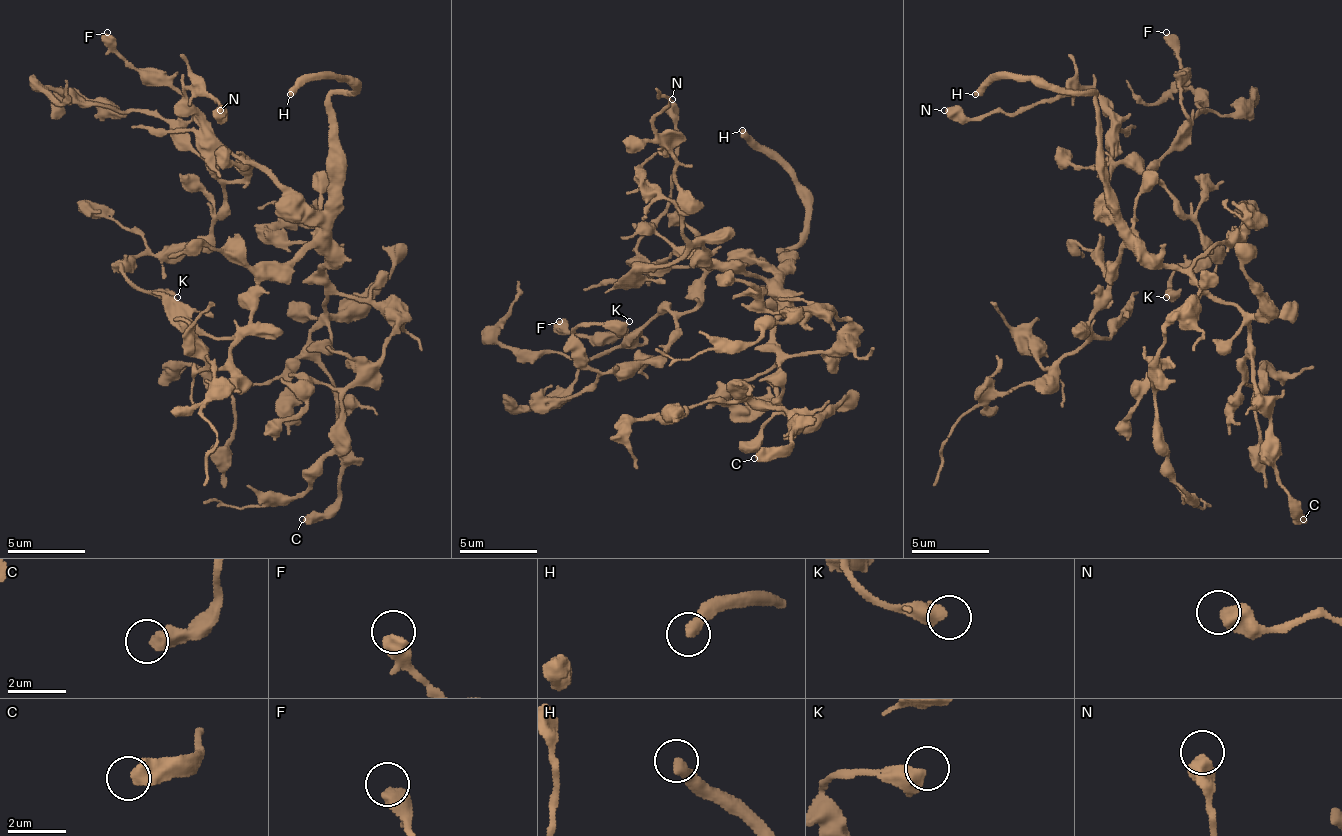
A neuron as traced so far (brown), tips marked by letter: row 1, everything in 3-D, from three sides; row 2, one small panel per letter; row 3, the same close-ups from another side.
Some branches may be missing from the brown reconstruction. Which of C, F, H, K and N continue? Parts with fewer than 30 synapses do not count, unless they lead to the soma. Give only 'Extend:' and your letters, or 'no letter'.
Extend: H

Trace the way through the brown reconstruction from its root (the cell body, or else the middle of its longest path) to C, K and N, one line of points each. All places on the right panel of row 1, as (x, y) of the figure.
C: (1135, 242), (1159, 262), (1186, 270), (1248, 324), (1248, 359), (1268, 418), (1276, 480), (1303, 519)
K: (1135, 242), (1108, 215), (1108, 176), (1120, 164), (1139, 164), (1217, 250), (1186, 262), (1166, 297)
N: (1135, 242), (1108, 215), (1112, 110), (1092, 90), (1061, 90), (1049, 102), (1010, 114), (960, 118), (944, 110)

